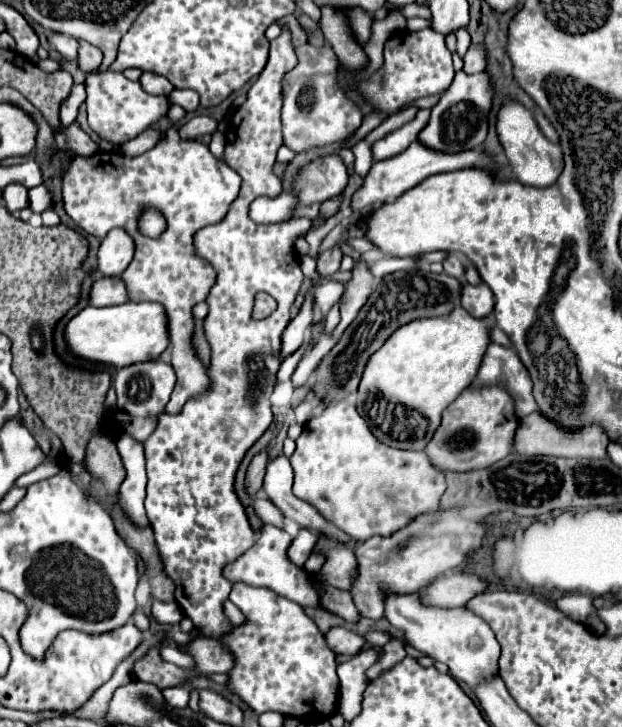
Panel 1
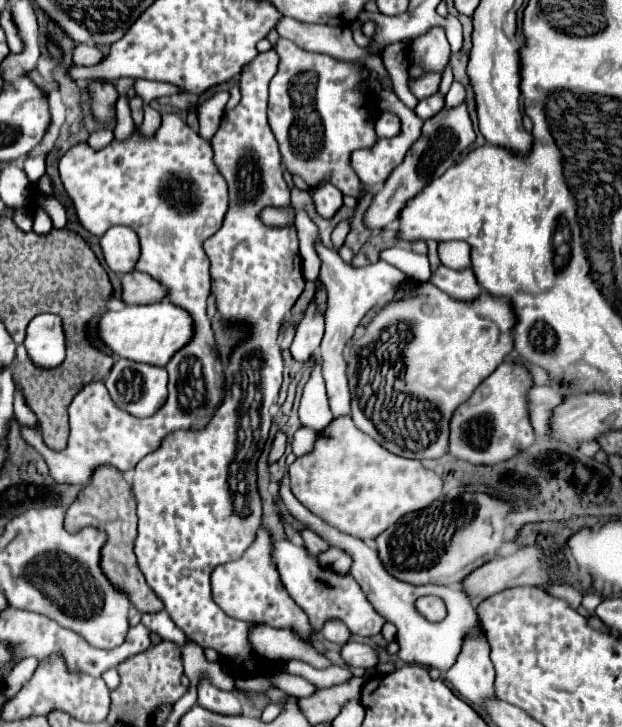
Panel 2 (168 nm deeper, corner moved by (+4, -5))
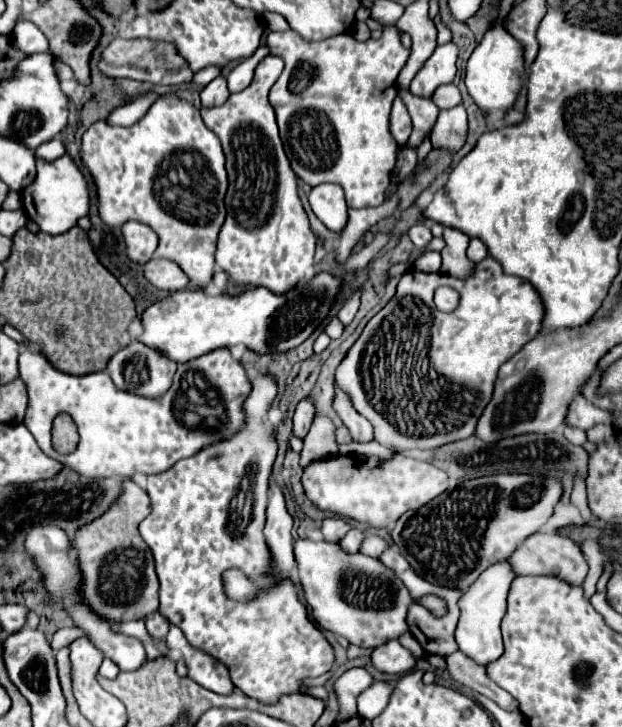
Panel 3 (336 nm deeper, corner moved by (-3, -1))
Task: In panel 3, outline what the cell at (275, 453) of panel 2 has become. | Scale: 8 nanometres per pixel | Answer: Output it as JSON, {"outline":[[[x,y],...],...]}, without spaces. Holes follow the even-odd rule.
{"outline":[[[307,397],[307,399],[303,399],[303,401],[297,405],[297,411],[295,411],[295,415],[293,415],[293,435],[295,435],[295,437],[305,439],[305,435],[309,433],[313,415],[315,415],[315,409],[313,409],[313,405],[309,403],[309,397]]]}

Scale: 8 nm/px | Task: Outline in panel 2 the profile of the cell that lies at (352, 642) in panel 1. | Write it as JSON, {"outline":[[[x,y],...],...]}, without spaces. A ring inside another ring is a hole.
{"outline":[[[344,643],[342,657],[350,667],[358,669],[372,669],[378,665],[378,651],[366,643]]]}

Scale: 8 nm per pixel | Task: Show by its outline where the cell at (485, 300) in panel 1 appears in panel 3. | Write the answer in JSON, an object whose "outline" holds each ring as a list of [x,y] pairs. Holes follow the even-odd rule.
{"outline":[[[445,229],[443,233],[445,239],[445,249],[441,251],[443,263],[441,263],[441,273],[455,277],[455,279],[467,279],[473,273],[475,263],[467,259],[465,249],[469,245],[469,237],[457,229]]]}

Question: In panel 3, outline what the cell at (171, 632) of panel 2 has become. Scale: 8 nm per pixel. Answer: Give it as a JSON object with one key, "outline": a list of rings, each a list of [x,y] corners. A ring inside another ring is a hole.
{"outline":[[[169,625],[169,633],[167,633],[165,641],[169,647],[179,647],[179,651],[183,653],[183,659],[187,663],[189,677],[195,679],[201,687],[205,687],[213,693],[219,693],[219,695],[233,693],[235,687],[227,673],[227,667],[221,661],[217,661],[215,657],[211,657],[209,653],[203,653],[201,649],[193,647],[177,625]]]}

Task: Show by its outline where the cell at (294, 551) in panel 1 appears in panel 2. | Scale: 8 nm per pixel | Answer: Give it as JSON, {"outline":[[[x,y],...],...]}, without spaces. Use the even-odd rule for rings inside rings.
{"outline":[[[304,529],[302,539],[304,539],[304,545],[310,551],[310,555],[320,555],[330,549],[330,545],[322,537],[318,537],[318,533],[312,533],[312,529]]]}

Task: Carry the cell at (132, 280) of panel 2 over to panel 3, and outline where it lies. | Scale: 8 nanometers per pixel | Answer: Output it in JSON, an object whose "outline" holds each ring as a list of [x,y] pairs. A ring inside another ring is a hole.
{"outline":[[[153,257],[149,263],[143,265],[143,275],[153,287],[161,291],[181,291],[189,285],[185,273],[173,261],[157,257]]]}

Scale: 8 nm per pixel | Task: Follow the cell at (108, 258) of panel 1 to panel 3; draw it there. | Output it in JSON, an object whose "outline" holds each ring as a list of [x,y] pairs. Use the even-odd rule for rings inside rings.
{"outline":[[[127,221],[121,227],[121,235],[123,235],[123,243],[125,243],[125,255],[133,263],[143,265],[153,257],[157,237],[151,227],[147,227],[145,223],[139,223],[139,221]]]}

